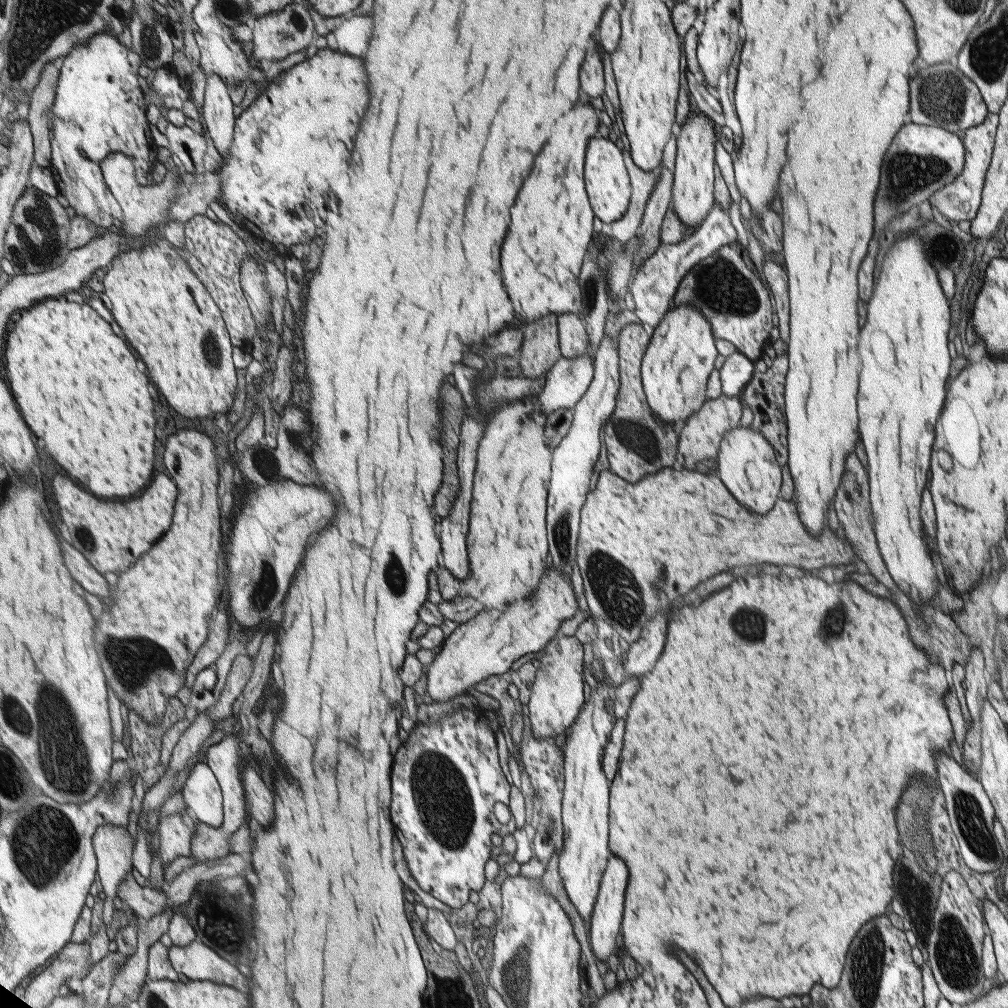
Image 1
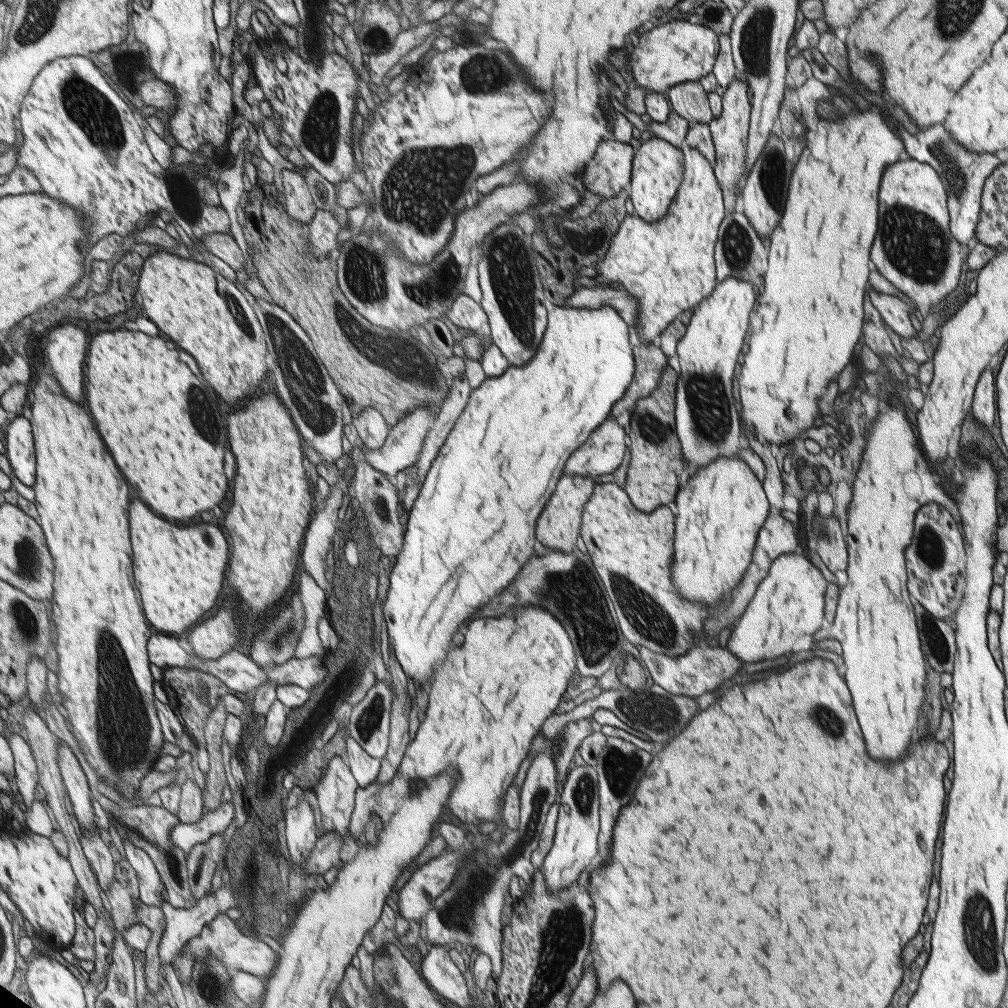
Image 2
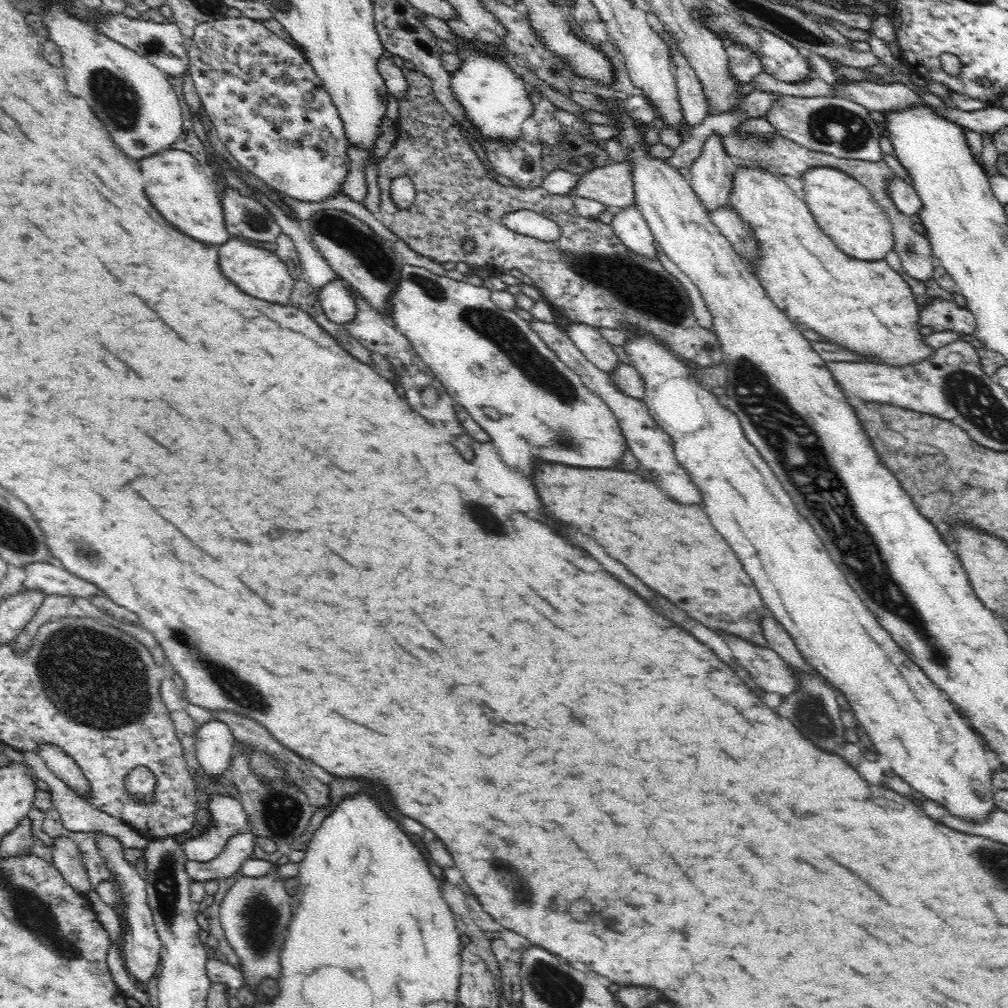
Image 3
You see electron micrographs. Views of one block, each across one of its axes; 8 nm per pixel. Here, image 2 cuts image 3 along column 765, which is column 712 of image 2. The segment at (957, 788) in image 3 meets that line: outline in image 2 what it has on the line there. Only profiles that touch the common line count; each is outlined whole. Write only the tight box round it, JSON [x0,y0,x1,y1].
[672,457,768,606]

